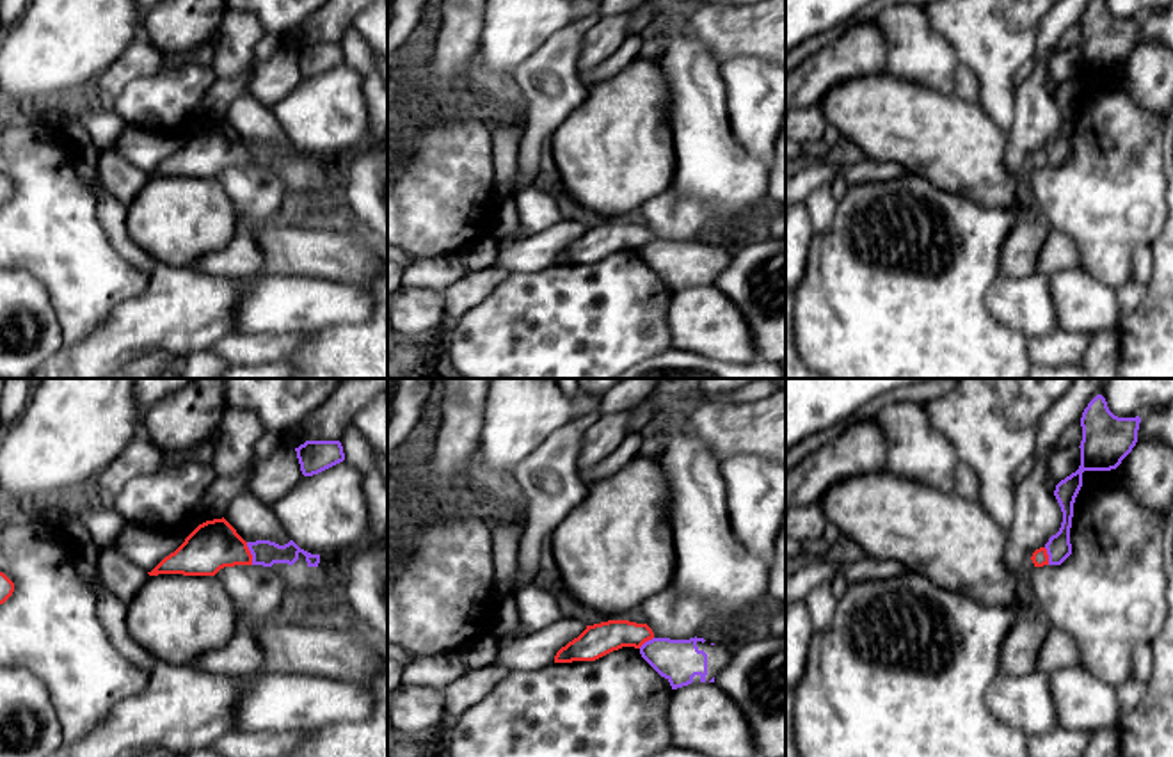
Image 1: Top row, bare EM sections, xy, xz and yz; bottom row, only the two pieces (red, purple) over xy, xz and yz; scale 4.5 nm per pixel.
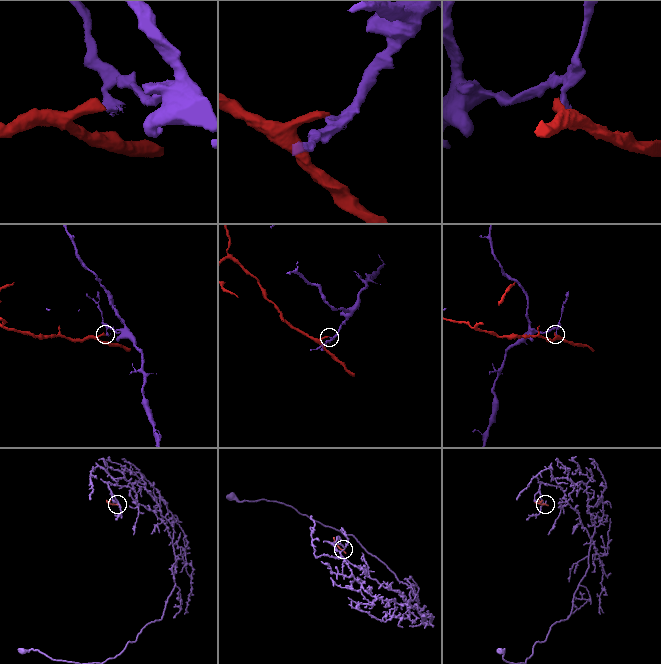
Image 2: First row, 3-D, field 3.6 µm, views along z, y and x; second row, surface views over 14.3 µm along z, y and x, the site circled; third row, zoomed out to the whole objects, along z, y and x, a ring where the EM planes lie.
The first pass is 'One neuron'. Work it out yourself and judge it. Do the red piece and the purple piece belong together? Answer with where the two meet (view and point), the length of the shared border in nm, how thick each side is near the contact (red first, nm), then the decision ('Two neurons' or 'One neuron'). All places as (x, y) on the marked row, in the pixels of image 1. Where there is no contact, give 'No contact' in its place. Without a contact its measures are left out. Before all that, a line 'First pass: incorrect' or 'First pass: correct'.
First pass: incorrect
Touches red at xy (249, 553). Shared border 110 nm. Thickness 220 nm (red) against 120 nm. Two neurons

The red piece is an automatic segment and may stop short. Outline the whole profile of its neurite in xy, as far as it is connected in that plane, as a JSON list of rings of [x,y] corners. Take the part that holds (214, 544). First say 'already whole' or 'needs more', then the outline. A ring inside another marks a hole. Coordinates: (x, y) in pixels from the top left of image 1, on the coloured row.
already whole; [[[222,517],[199,524],[149,576],[215,576],[224,567],[252,565],[247,542]]]

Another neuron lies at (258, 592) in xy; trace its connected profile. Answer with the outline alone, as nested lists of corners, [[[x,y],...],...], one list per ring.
[[[224,567],[215,578],[233,599],[240,626],[286,617],[290,597],[283,578],[272,567]]]

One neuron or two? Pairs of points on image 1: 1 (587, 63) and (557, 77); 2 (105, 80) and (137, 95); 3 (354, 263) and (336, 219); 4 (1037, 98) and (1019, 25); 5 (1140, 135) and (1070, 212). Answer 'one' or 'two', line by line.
1: two
2: two
3: two
4: two
5: one

